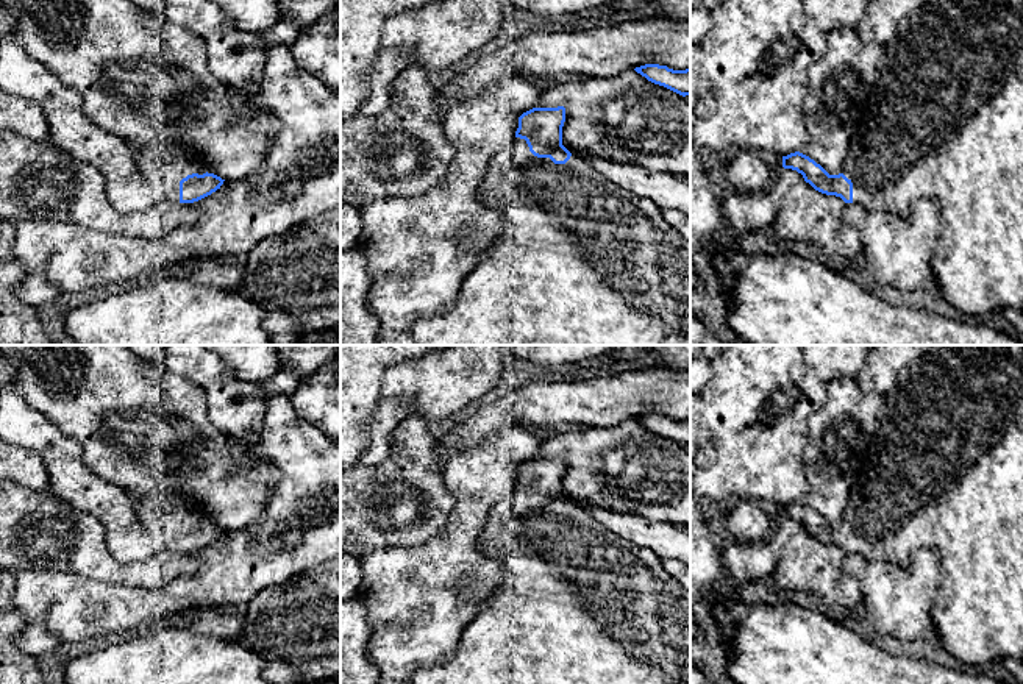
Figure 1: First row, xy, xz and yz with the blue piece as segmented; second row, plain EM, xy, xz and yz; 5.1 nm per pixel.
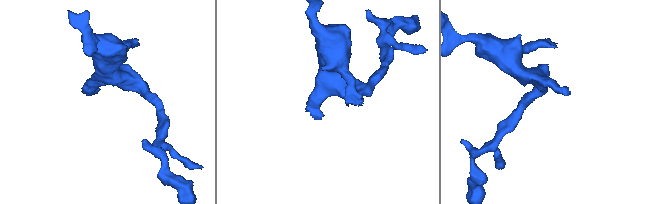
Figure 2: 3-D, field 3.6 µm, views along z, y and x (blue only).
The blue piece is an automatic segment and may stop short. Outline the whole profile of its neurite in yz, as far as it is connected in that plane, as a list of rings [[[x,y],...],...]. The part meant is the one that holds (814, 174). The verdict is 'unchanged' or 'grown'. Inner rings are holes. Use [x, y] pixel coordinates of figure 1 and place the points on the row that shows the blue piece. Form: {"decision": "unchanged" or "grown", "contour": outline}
{"decision": "grown", "contour": [[[921,0],[901,19],[895,36],[882,45],[875,84],[853,134],[842,172],[829,175],[800,151],[782,156],[782,167],[801,173],[804,181],[822,194],[840,197],[845,203],[872,211],[907,217],[917,201],[934,200],[940,211],[940,234],[931,269],[942,298],[962,319],[979,319],[1009,308],[1023,309],[1023,0]]]}

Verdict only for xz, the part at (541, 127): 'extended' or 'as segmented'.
extended

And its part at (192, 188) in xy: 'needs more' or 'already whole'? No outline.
needs more

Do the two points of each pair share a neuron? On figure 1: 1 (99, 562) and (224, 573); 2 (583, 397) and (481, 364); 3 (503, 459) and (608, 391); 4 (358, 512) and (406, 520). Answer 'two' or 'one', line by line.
1: two
2: two
3: two
4: one

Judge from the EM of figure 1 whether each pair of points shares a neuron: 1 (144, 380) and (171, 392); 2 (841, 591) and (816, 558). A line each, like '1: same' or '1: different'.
1: same
2: same

